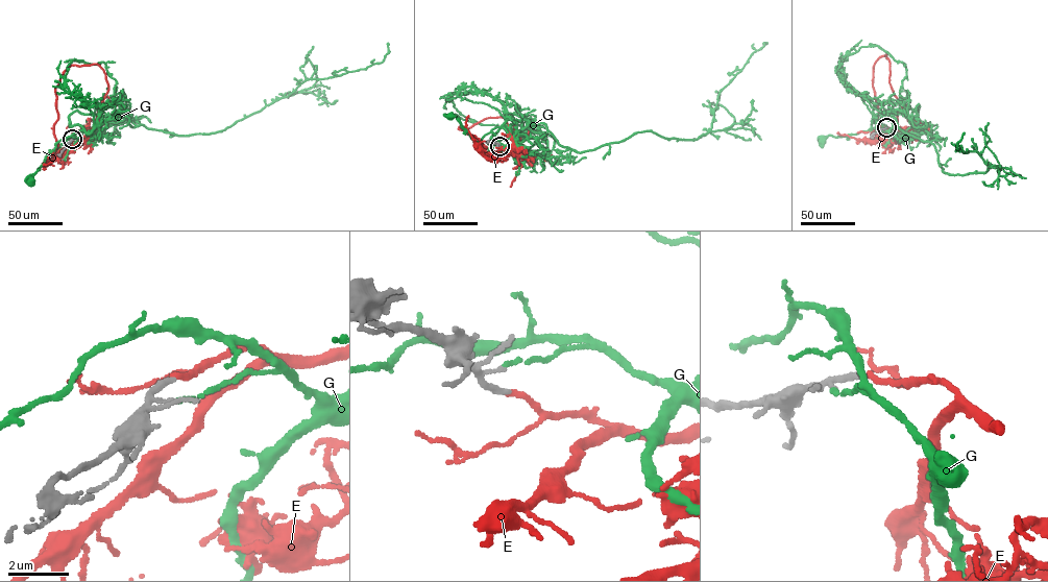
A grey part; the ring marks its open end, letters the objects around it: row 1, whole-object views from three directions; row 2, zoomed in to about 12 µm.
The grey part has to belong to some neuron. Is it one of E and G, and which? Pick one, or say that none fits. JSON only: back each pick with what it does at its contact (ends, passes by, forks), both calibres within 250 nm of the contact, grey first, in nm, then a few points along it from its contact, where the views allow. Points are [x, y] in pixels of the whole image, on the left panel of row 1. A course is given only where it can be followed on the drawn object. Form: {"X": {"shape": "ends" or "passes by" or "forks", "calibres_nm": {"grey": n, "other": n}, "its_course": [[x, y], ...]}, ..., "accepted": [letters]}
{"E": {"shape": "ends", "calibres_nm": {"grey": 200, "other": 170}, "its_course": [[72, 139], [88, 136], [96, 126], [99, 106], [108, 89], [104, 71], [97, 64], [69, 67]]}, "accepted": ["E"]}

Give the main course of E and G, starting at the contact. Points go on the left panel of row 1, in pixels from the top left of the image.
E: (72, 139), (88, 136), (96, 126), (99, 106), (108, 89), (104, 71), (97, 64), (69, 67)
G: (72, 140), (87, 135), (79, 130), (62, 139), (29, 180)

